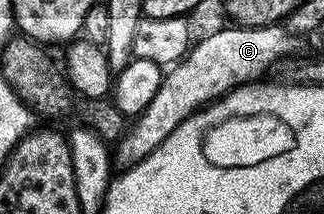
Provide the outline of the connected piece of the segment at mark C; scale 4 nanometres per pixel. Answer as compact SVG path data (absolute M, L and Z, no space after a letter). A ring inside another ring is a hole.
M229 24L211 36L198 39L190 45L188 54L162 77L159 92L155 92L151 104L132 119L129 131L115 146L115 162L128 168L142 162L183 120L199 109L229 93L236 85L248 84L264 77L269 69L298 53L302 39L288 25L239 26Z

